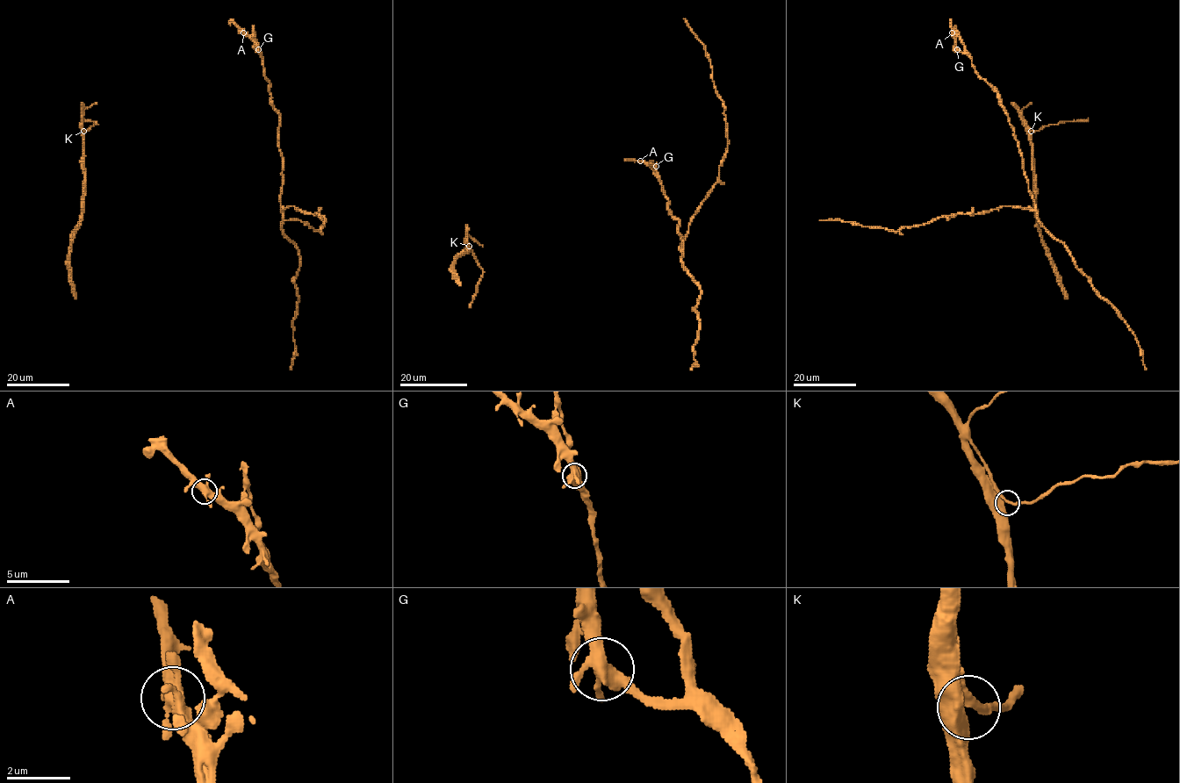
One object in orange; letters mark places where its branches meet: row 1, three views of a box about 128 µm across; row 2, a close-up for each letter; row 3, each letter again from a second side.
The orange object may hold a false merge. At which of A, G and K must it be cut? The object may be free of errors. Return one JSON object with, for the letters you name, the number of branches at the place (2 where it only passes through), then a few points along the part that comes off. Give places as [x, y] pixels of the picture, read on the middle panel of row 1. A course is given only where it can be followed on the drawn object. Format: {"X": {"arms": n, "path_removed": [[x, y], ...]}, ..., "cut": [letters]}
{"G": {"arms": 4, "path_removed": [[656, 166], [668, 208], [679, 221], [682, 249], [691, 219], [718, 179], [728, 142], [713, 68], [684, 19]]}, "cut": ["G"]}

